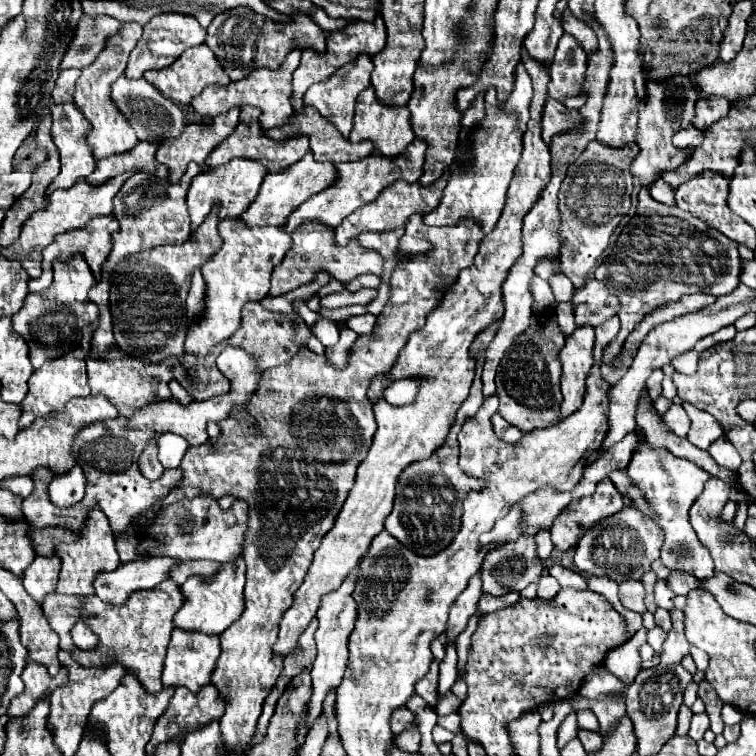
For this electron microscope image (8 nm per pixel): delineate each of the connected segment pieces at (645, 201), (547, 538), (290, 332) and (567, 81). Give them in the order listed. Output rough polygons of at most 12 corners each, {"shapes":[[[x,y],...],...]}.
{"shapes":[[[641,188],[595,270],[621,300],[603,362],[653,308],[739,286],[735,242]],[[537,532],[537,556],[549,558],[553,550],[551,532]],[[243,308],[231,336],[261,370],[287,364],[313,336],[309,326],[265,310]],[[563,34],[551,64],[548,96],[578,96],[587,54]]]}

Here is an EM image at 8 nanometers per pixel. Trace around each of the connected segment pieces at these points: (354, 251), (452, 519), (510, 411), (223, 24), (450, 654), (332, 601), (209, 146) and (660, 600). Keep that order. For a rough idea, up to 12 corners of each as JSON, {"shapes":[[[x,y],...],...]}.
{"shapes":[[[301,224],[273,270],[271,296],[311,282],[319,269],[342,283],[381,274],[383,256],[334,229]],[[471,344],[475,384],[443,448],[399,476],[385,530],[421,556],[455,538],[475,478],[459,470],[457,434],[483,404],[485,348]],[[553,312],[505,352],[499,414],[519,430],[555,426],[561,408]],[[249,8],[217,14],[205,44],[231,78],[327,52],[313,20],[277,24]],[[455,642],[445,644],[439,664],[439,700],[457,678]],[[357,570],[323,596],[314,635],[313,696],[317,718],[331,688],[339,688],[348,638],[357,618],[351,598]],[[239,108],[215,116],[209,130],[189,124],[177,140],[161,144],[155,158],[179,180],[189,162],[235,130]],[[667,580],[655,586],[655,602],[659,608],[673,610],[675,592]]]}

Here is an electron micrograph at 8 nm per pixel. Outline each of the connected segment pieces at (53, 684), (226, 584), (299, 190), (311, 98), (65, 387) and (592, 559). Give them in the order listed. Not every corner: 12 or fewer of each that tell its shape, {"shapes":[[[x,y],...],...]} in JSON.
{"shapes":[[[41,664],[23,670],[25,690],[7,712],[27,716],[39,700],[67,684],[67,670],[51,678]],[[245,560],[181,586],[175,628],[217,636],[243,614]],[[305,154],[263,178],[247,228],[283,226],[287,216],[337,178],[331,162]],[[371,56],[313,84],[303,102],[349,138]],[[81,346],[43,364],[29,378],[19,428],[43,418],[45,408],[63,408],[91,394]],[[637,508],[601,520],[575,548],[575,566],[639,580],[663,532]]]}

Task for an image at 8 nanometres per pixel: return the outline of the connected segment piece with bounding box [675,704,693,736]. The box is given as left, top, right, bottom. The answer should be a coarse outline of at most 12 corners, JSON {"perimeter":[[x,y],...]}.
{"perimeter":[[683,704],[677,720],[677,736],[687,736],[691,710]]}

